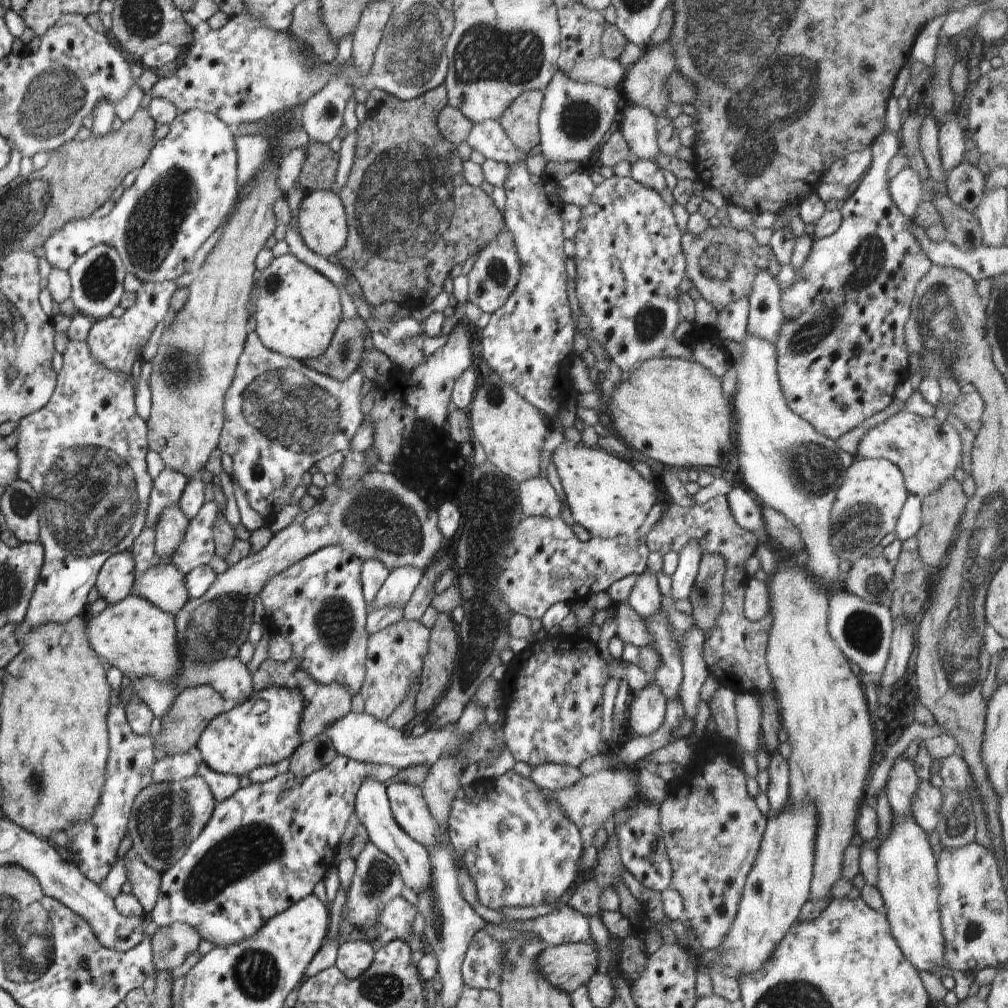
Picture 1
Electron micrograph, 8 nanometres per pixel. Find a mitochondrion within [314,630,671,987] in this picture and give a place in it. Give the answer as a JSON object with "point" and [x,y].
{"point":[379,872]}

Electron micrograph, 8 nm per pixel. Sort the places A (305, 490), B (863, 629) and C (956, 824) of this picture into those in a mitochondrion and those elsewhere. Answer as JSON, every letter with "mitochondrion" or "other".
{"A":"other","B":"mitochondrion","C":"mitochondrion"}

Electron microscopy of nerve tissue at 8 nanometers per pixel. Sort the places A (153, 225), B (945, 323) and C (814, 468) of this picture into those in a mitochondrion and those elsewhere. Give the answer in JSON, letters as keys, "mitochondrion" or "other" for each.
{"A":"mitochondrion","B":"mitochondrion","C":"mitochondrion"}

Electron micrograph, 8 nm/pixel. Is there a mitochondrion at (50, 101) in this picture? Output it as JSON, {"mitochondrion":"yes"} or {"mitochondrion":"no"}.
{"mitochondrion":"yes"}

